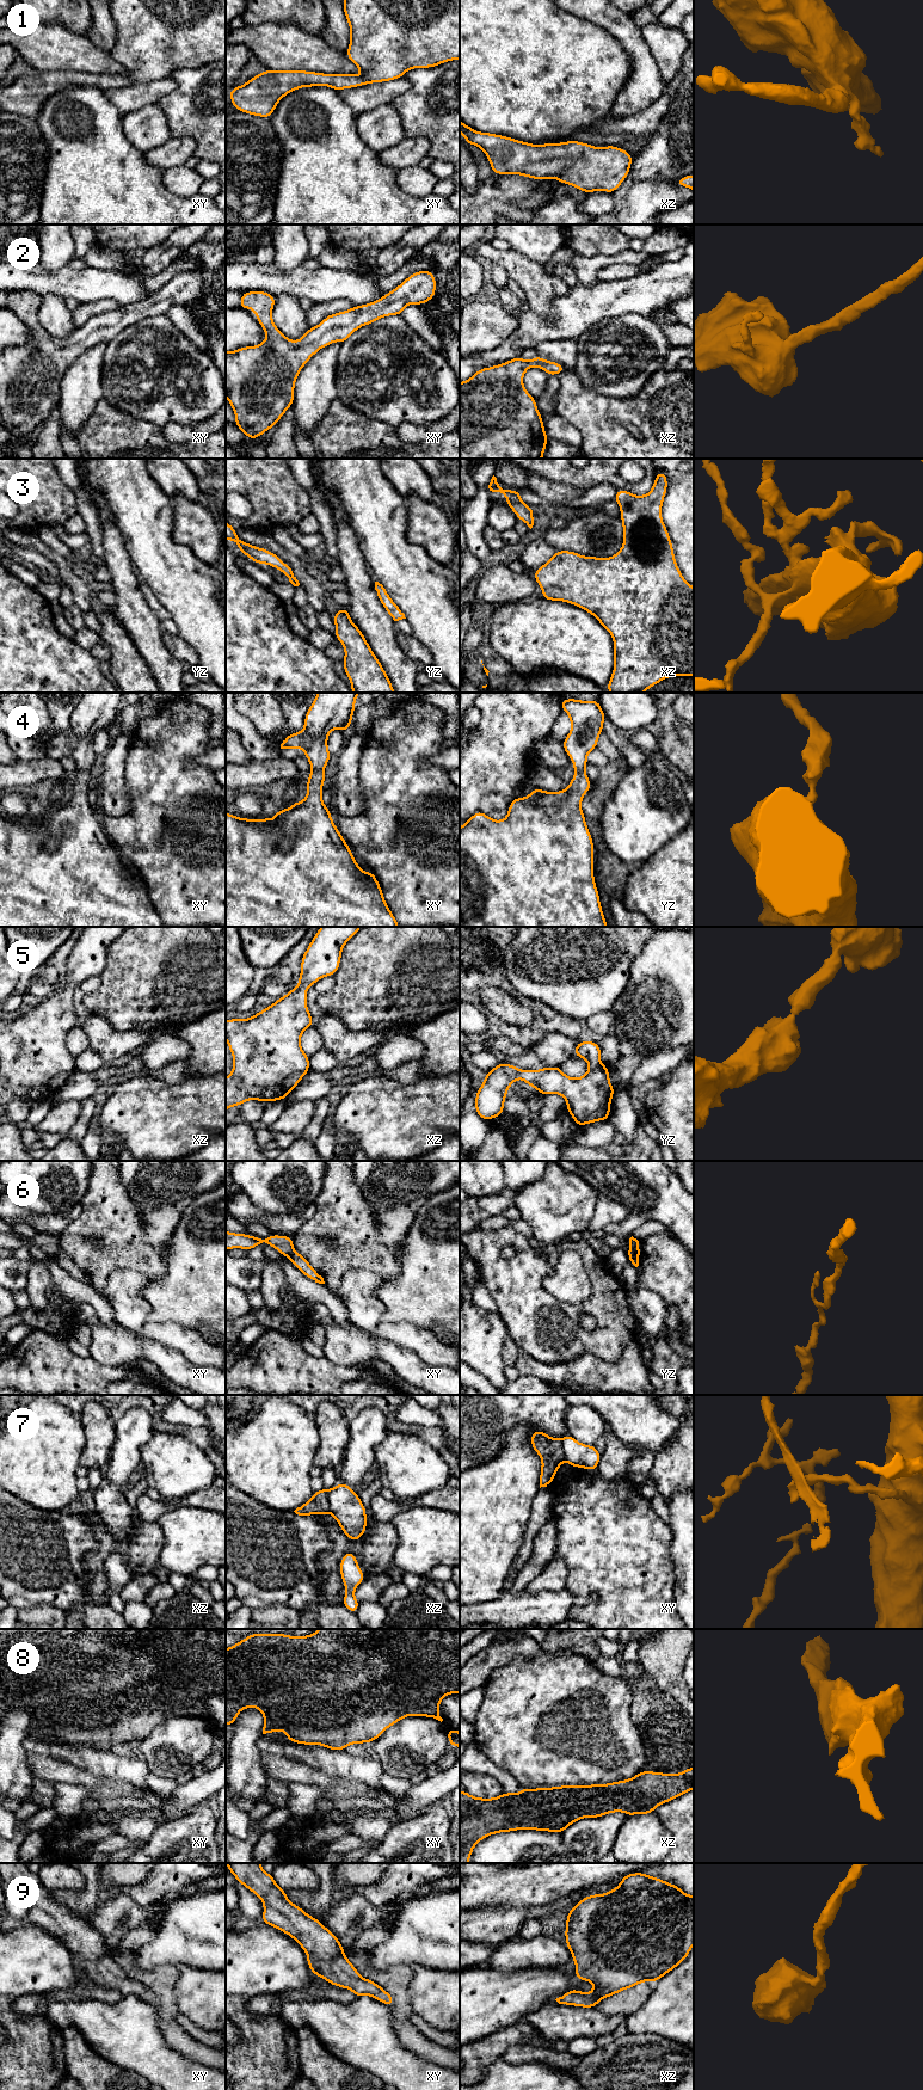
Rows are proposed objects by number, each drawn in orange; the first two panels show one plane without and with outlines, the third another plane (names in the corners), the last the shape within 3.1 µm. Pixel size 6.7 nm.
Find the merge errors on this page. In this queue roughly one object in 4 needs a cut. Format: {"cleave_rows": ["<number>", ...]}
{"cleave_rows": ["6", "7"]}

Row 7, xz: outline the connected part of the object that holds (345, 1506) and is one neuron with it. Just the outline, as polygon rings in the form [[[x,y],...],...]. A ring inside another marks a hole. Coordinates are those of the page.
[[[338,1483],[327,1490],[330,1513],[338,1522],[341,1531],[351,1542],[358,1541],[367,1529],[365,1507],[352,1488],[345,1483]]]

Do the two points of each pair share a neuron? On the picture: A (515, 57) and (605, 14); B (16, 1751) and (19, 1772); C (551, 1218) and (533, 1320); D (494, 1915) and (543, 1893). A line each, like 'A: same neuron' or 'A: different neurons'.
A: different neurons
B: same neuron
C: different neurons
D: different neurons

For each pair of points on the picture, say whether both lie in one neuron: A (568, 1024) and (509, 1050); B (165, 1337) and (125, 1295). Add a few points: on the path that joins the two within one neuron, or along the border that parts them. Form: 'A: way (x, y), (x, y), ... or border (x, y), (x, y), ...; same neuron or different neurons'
A: border (492, 1038), (508, 1037), (528, 1047); different neurons
B: way (154, 1327), (133, 1305); same neuron

